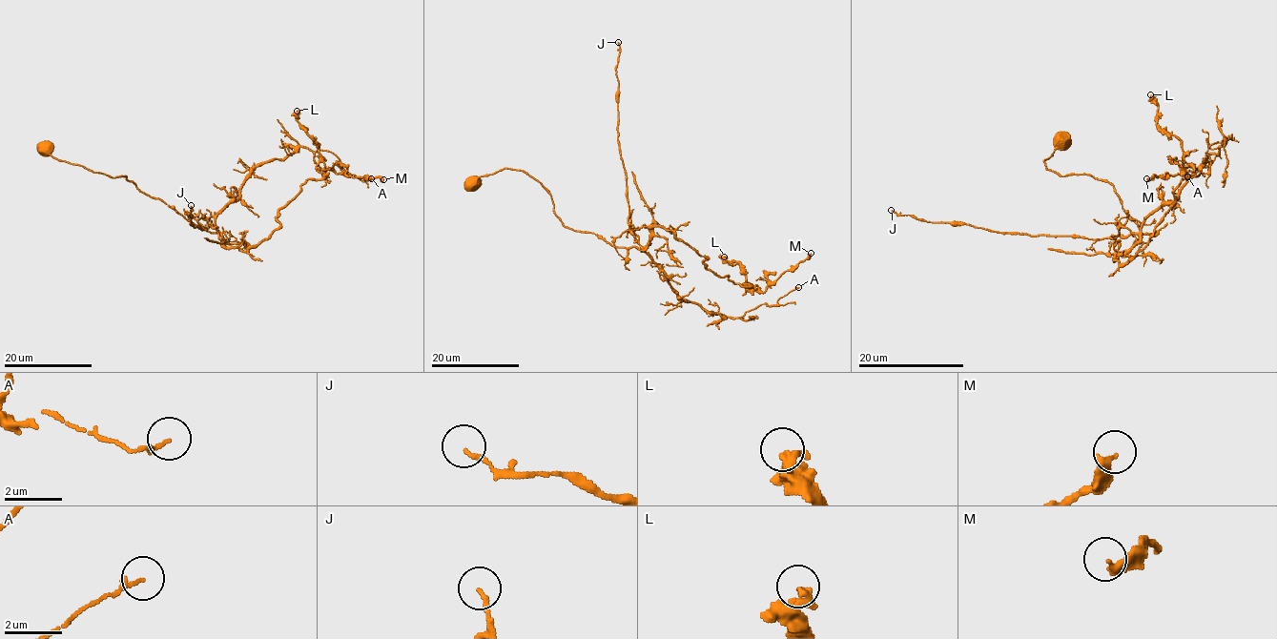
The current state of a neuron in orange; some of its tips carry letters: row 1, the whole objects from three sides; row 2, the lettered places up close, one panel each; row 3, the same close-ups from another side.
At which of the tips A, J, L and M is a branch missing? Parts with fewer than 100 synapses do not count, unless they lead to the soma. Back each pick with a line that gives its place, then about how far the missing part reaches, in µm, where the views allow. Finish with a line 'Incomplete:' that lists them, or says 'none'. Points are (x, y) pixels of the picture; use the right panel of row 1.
Incomplete: none

